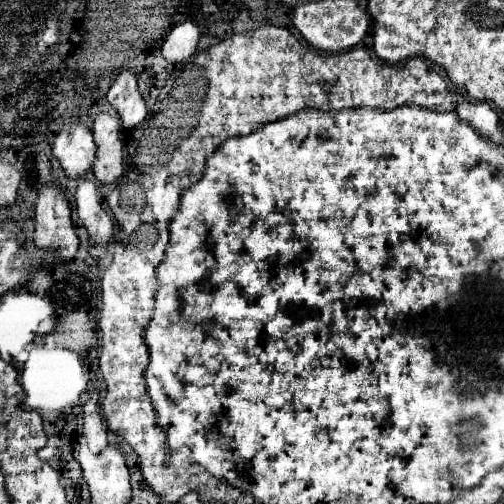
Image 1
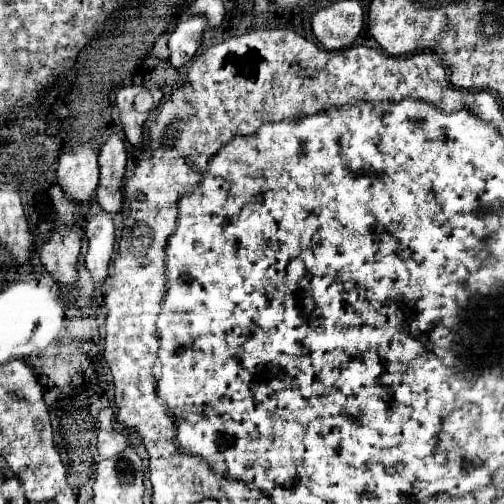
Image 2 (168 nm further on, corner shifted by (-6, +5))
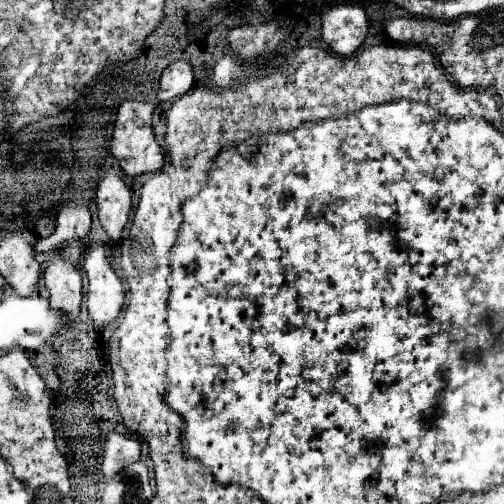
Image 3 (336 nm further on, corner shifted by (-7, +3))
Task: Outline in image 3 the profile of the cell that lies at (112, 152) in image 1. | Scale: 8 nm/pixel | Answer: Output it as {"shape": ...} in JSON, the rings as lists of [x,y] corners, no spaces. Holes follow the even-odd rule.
{"shape":[[[114,172],[106,174],[106,178],[98,186],[96,204],[98,204],[98,220],[102,228],[106,230],[112,242],[118,242],[132,208],[130,190],[126,188],[120,176],[116,176]]]}

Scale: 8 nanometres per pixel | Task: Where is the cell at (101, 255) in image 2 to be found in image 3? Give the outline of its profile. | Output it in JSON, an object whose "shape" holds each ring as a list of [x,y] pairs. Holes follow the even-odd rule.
{"shape":[[[90,248],[84,258],[84,272],[88,274],[88,314],[98,330],[110,326],[124,306],[124,286],[112,266],[106,262],[106,248]]]}

